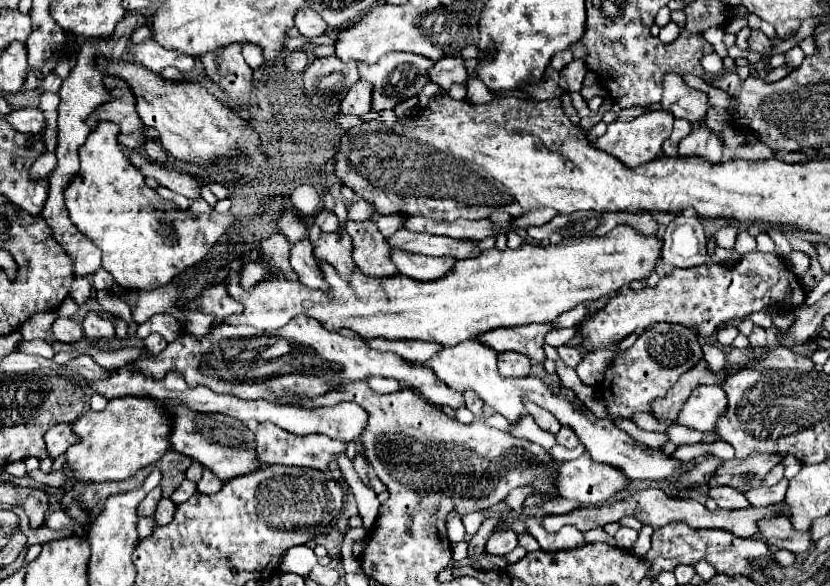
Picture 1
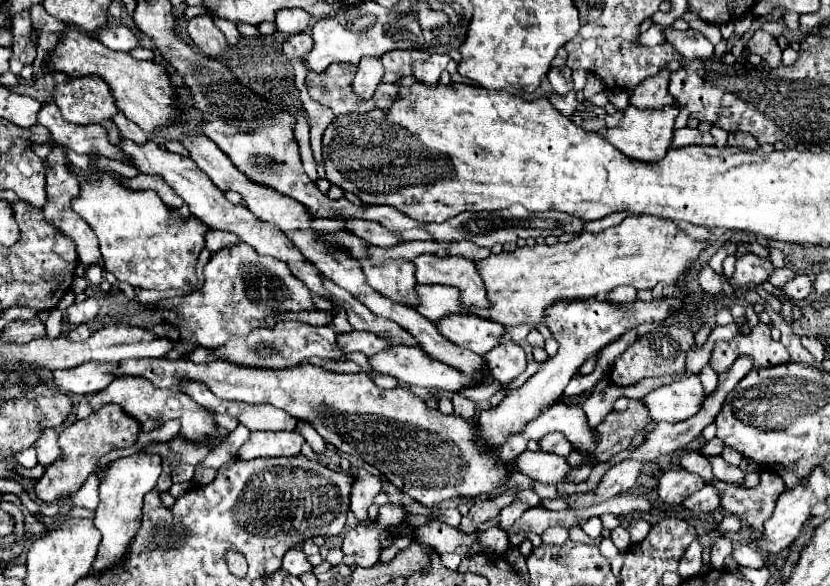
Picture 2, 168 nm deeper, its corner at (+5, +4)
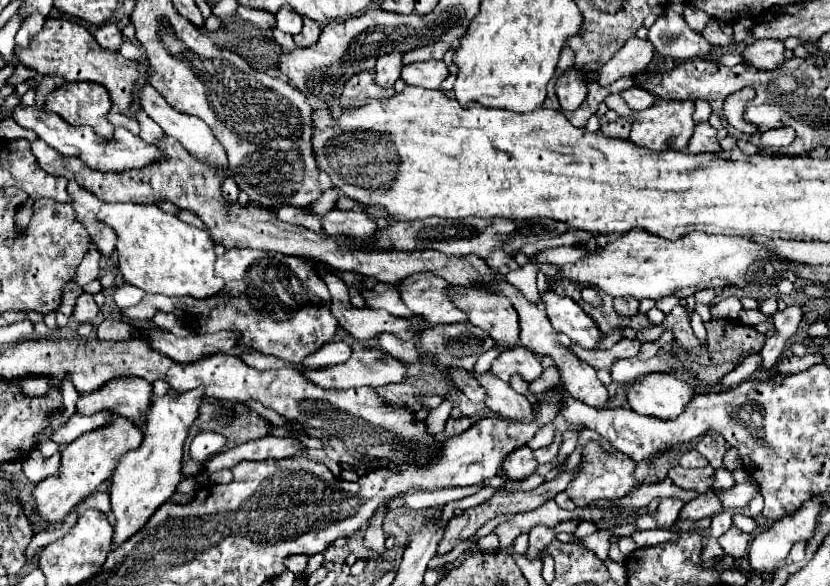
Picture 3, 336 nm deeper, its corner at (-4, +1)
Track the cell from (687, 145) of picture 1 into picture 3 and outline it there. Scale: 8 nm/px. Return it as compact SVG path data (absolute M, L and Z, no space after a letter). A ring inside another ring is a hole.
M702 122L696 126L696 132L688 144L690 154L702 154L702 152L720 152L720 142L716 138L716 130L708 124Z

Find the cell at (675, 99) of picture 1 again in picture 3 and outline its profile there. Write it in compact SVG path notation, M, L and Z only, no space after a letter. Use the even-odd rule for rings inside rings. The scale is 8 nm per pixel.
M638 86L624 90L624 92L622 92L622 98L624 98L626 104L628 104L632 110L636 110L636 112L650 108L650 106L658 100L652 92L648 92L648 90L644 90L644 88L638 88Z

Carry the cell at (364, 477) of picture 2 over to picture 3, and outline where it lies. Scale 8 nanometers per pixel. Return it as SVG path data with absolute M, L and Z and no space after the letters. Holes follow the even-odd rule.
M380 506L374 516L370 518L368 522L368 528L366 528L366 534L364 534L364 546L382 554L386 548L384 548L384 542L386 542L386 536L384 536L384 530L382 530L382 522L384 522L384 516L386 516L388 508L386 506Z

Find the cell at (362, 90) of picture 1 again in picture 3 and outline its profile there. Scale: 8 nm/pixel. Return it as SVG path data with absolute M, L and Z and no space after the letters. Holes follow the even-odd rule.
M400 52L378 56L376 68L374 68L374 82L382 88L390 88L400 78L400 70L402 70L402 54Z

